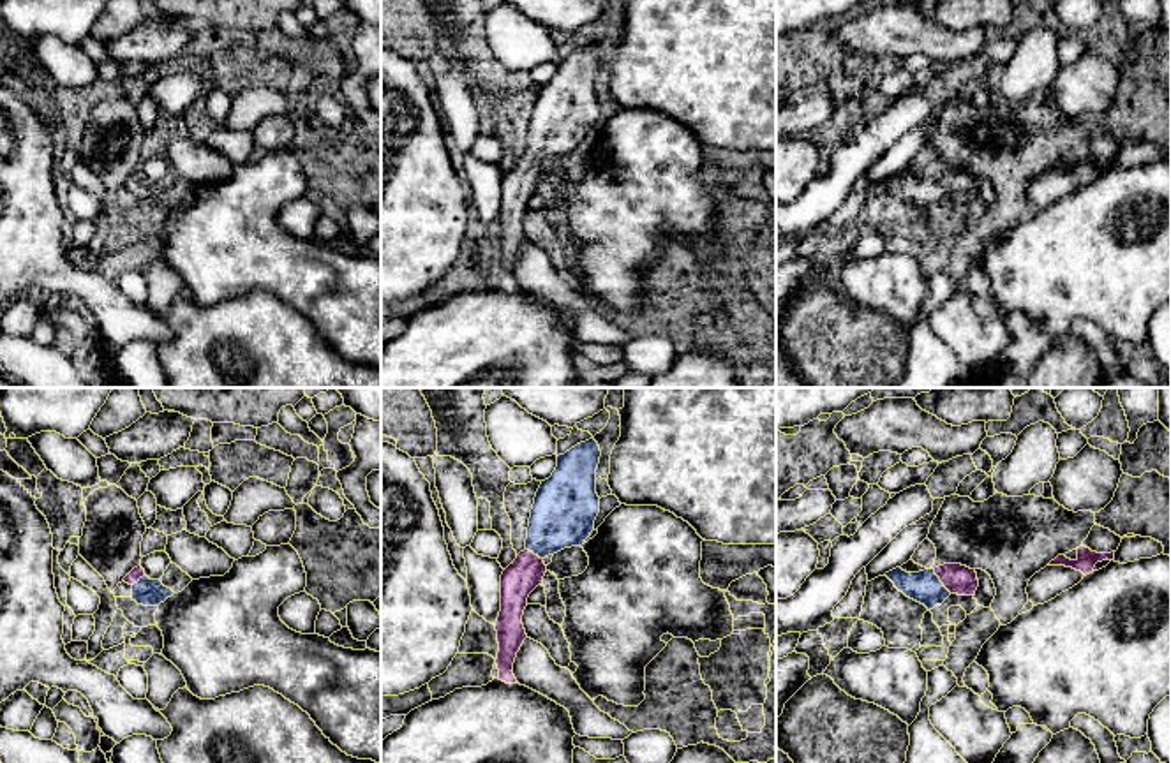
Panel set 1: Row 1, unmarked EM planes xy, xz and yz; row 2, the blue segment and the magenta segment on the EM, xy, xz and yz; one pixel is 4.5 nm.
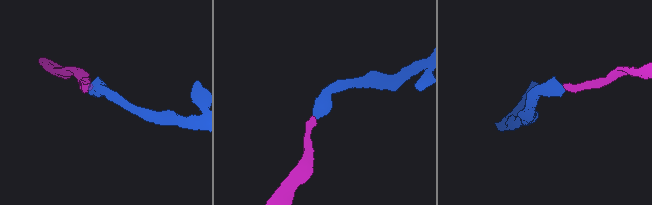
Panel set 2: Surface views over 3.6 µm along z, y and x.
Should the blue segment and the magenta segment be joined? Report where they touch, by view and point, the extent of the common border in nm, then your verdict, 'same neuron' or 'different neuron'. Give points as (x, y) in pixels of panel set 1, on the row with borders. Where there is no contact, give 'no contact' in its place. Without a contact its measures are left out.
yz (940, 582) | 140 nm | same neuron

